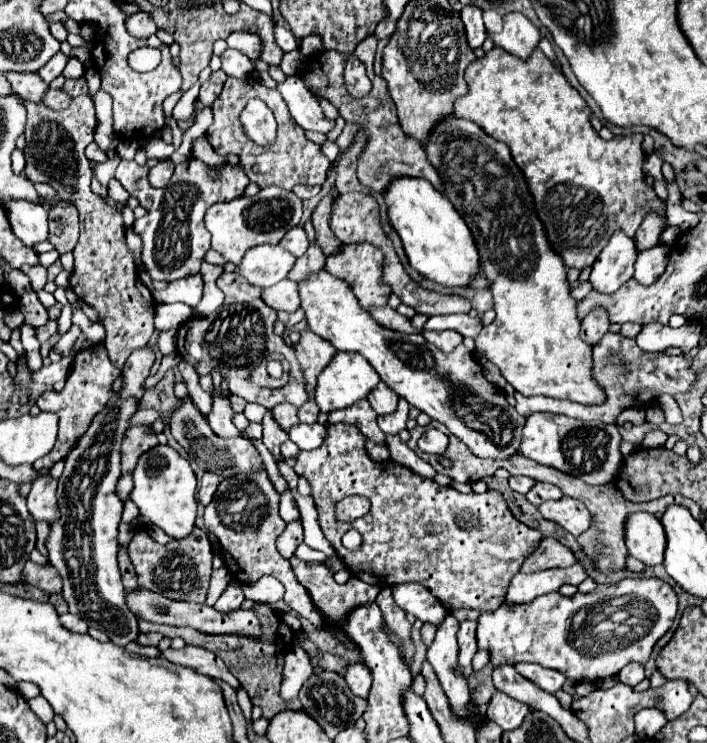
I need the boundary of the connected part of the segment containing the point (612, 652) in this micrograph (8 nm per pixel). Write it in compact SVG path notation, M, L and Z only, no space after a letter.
M624 578L612 586L598 586L588 594L542 594L540 598L524 604L512 606L504 602L500 608L492 612L482 612L478 618L478 648L490 652L490 662L494 666L500 664L516 664L516 662L534 662L544 668L558 670L566 674L572 682L600 682L608 676L616 676L628 662L646 664L654 644L670 630L676 618L678 598L670 584L658 578Z

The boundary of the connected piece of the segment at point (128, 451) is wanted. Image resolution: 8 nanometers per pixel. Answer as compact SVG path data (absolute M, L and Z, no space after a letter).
M150 424L132 426L132 430L128 430L128 434L124 436L124 444L122 444L122 472L126 474L134 470L140 454L144 454L154 446L158 446L158 438Z

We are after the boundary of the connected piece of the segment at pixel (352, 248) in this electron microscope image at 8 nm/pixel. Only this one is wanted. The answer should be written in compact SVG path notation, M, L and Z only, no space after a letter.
M348 244L342 246L336 254L332 254L326 262L326 270L334 274L336 278L350 284L352 292L360 300L360 306L368 312L372 306L384 306L388 302L388 296L392 294L392 288L382 282L382 266L384 266L384 254L378 246L372 244Z

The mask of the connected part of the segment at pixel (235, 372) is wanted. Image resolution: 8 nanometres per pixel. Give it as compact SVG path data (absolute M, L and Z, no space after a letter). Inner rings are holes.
M224 272L218 278L218 288L226 294L224 306L210 316L194 316L184 326L180 326L178 330L180 356L192 362L200 376L210 374L212 368L220 370L222 376L228 378L230 392L236 396L242 396L246 402L256 402L266 408L274 408L280 402L290 402L294 406L302 406L304 402L308 402L310 398L308 398L308 392L304 390L304 376L300 374L300 364L296 362L296 350L292 346L286 346L284 340L274 334L276 310L272 310L262 300L262 288L256 288L244 282L240 274L228 274L228 272ZM180 336L182 336L182 342L180 342ZM260 336L266 336L264 348L274 348L272 352L278 352L290 360L290 366L292 366L290 382L280 390L270 390L270 388L262 388L248 382L252 358L260 358Z

